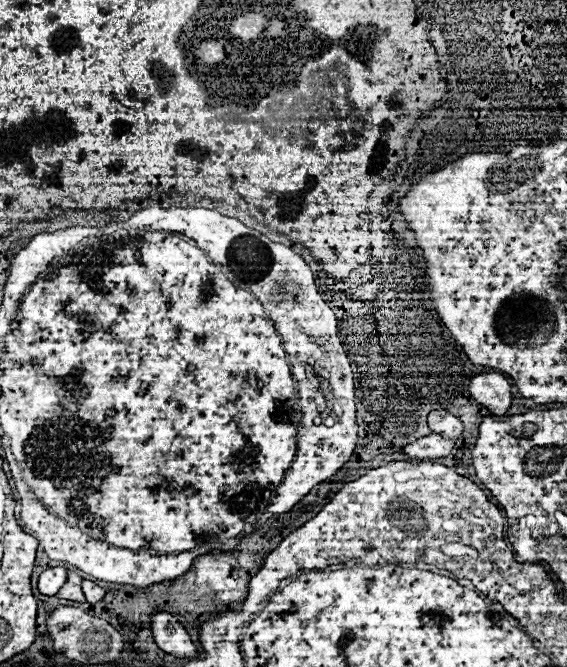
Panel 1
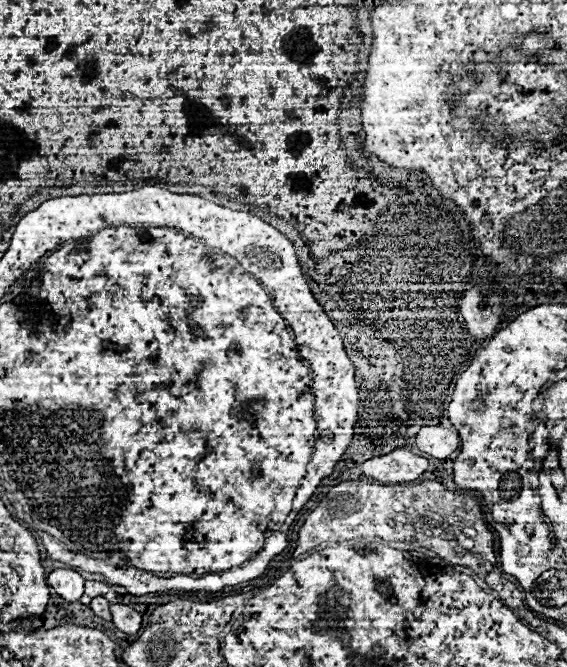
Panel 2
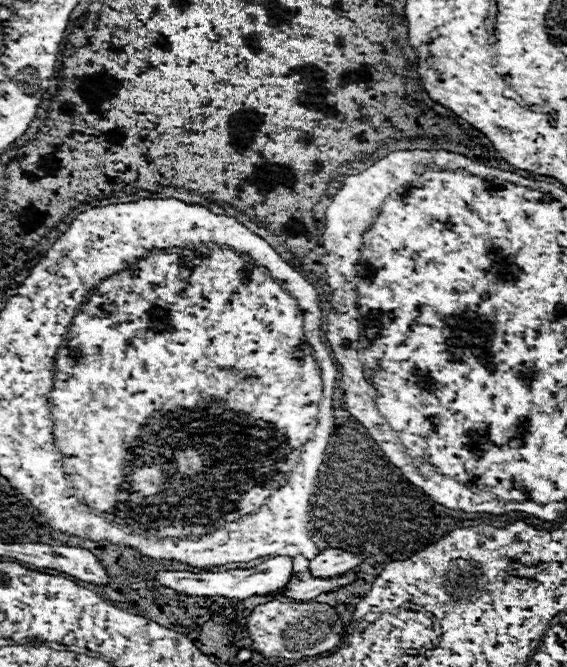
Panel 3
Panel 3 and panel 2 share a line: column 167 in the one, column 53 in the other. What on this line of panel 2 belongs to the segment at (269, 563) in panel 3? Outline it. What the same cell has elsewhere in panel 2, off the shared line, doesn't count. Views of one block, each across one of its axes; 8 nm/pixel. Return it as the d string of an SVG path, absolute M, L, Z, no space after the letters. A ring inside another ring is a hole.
M58 568L48 576L48 582L66 602L78 602L84 594L84 578L74 570Z

